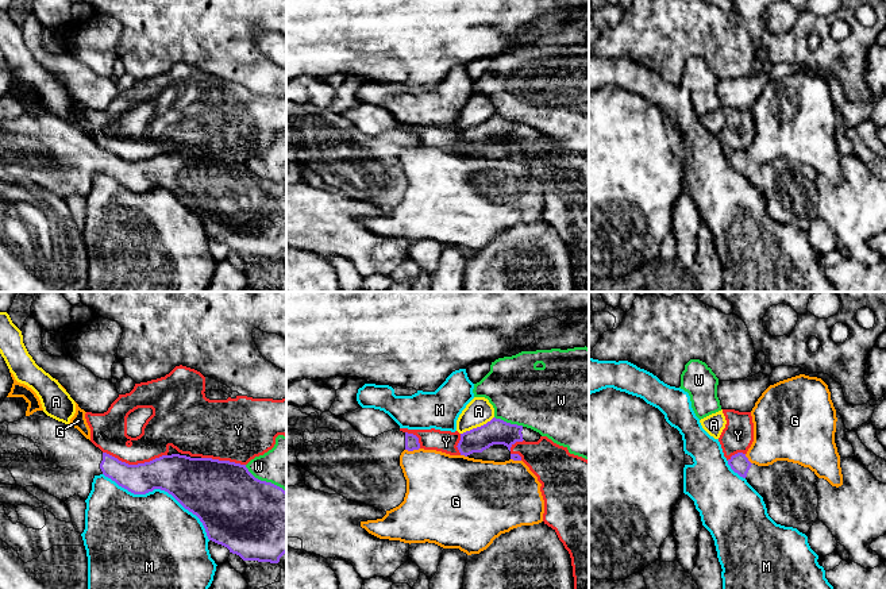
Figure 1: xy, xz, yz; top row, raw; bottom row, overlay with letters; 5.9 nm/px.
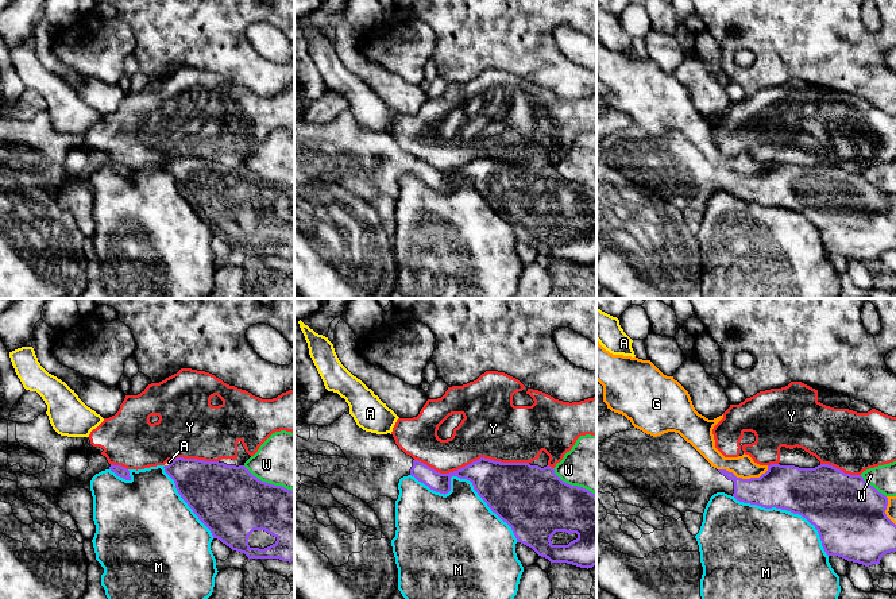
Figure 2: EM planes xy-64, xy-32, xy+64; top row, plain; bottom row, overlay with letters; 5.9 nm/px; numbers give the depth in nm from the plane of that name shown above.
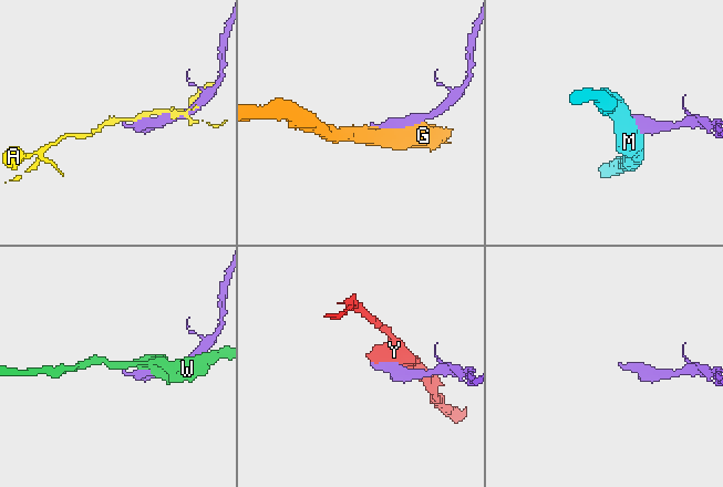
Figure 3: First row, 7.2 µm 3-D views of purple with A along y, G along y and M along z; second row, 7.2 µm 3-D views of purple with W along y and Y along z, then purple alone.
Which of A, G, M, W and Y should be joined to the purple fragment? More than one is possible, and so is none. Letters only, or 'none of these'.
none of these

